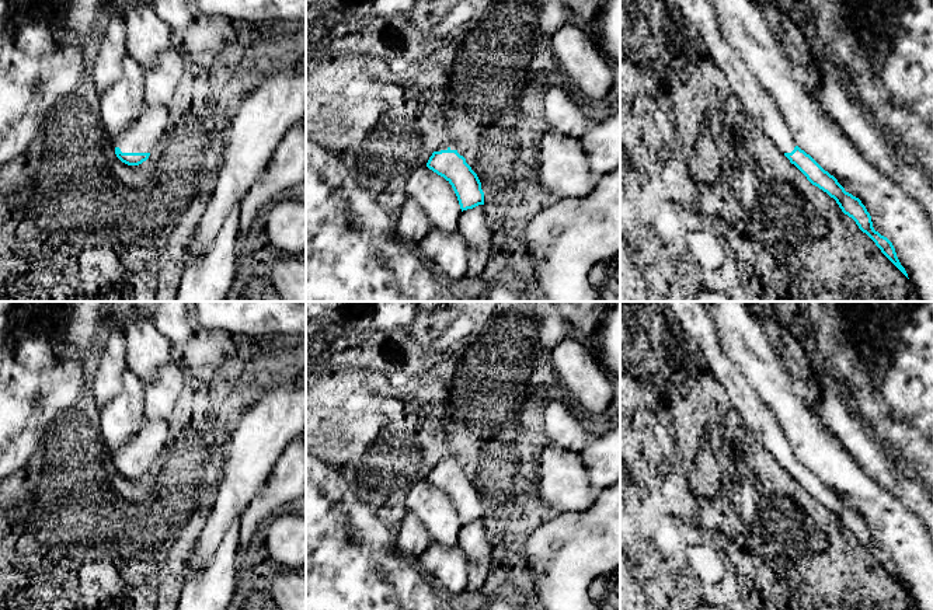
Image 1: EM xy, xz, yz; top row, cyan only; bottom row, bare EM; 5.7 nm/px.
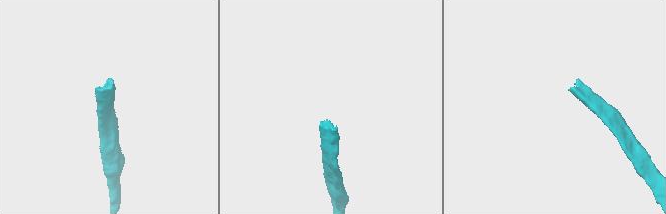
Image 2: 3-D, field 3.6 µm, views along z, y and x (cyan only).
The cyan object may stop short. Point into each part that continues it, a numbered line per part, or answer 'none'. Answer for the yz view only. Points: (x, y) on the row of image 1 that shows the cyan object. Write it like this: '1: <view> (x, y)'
1: yz (699, 13)

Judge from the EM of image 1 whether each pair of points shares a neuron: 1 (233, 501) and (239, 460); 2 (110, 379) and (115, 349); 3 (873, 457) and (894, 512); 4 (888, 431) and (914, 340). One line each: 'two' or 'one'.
1: one
2: one
3: two
4: one

